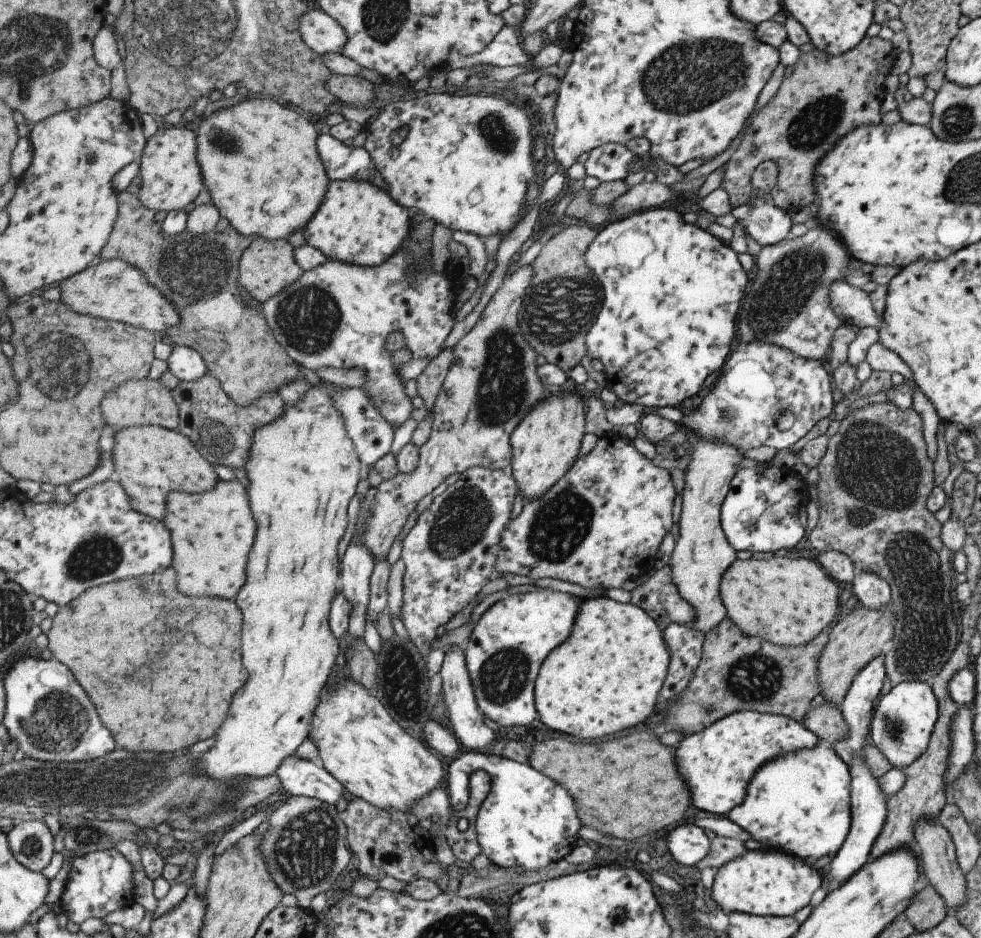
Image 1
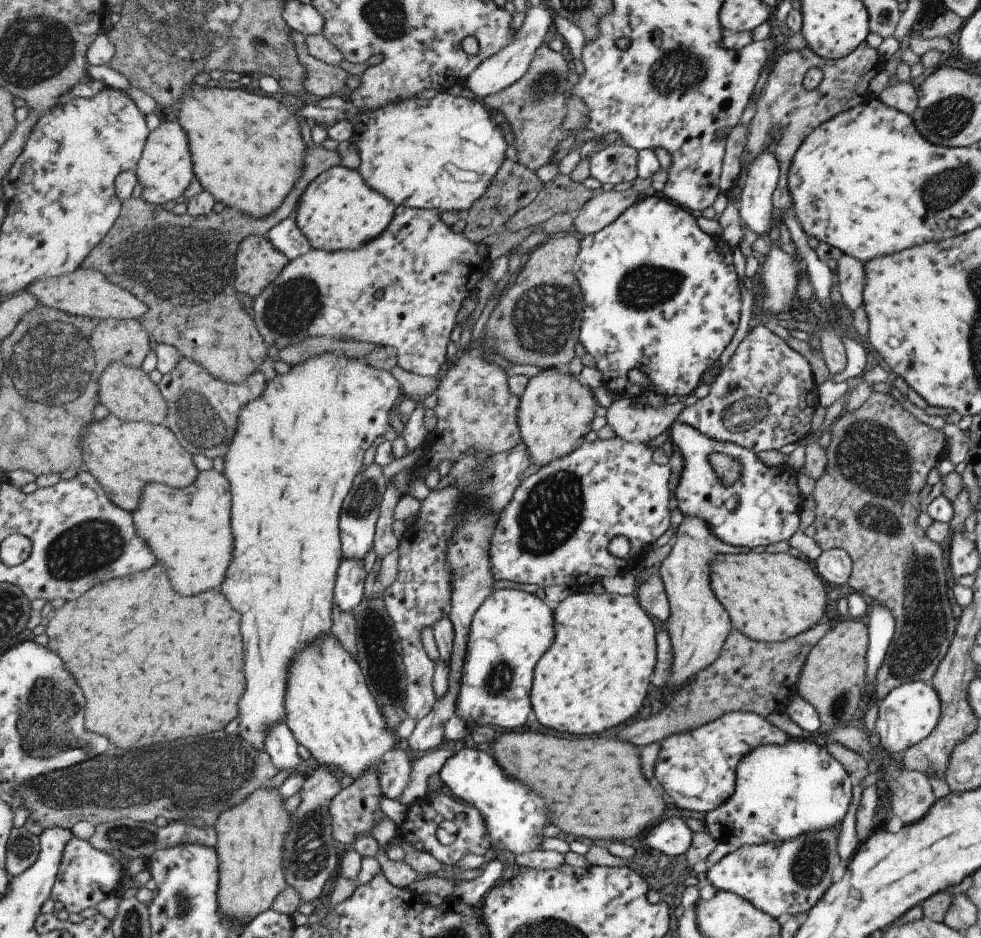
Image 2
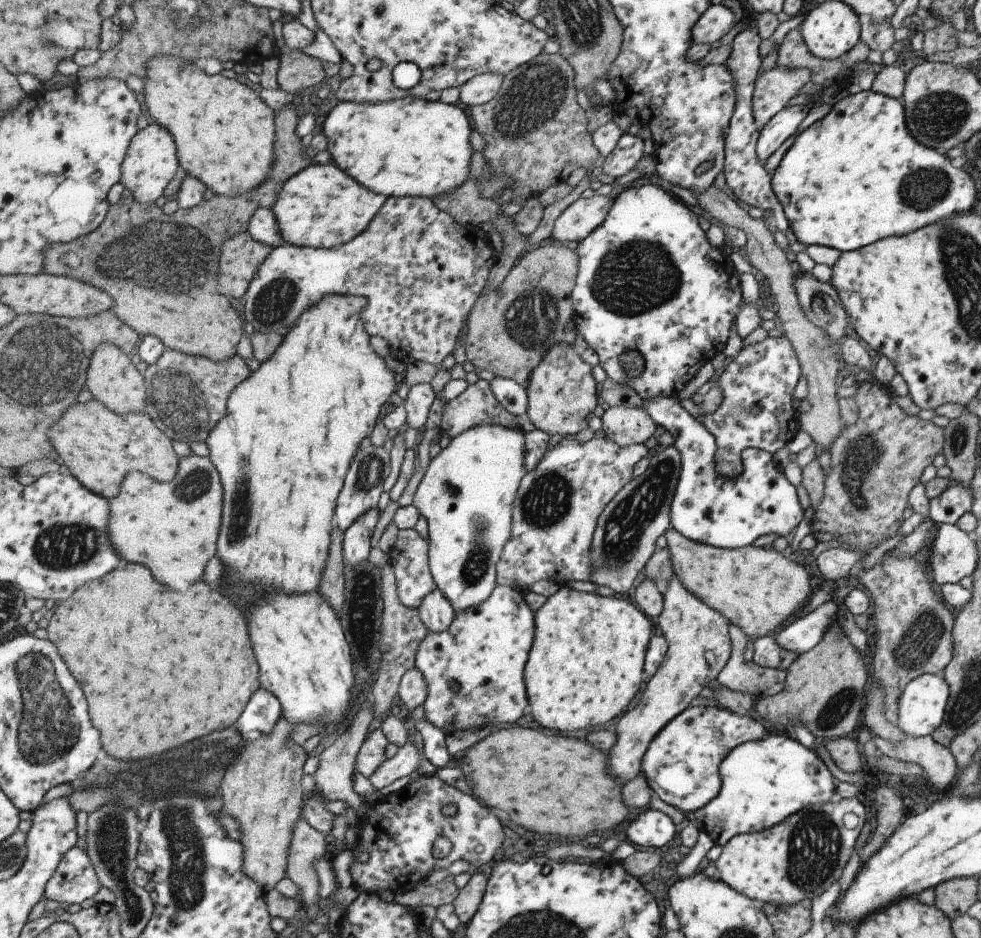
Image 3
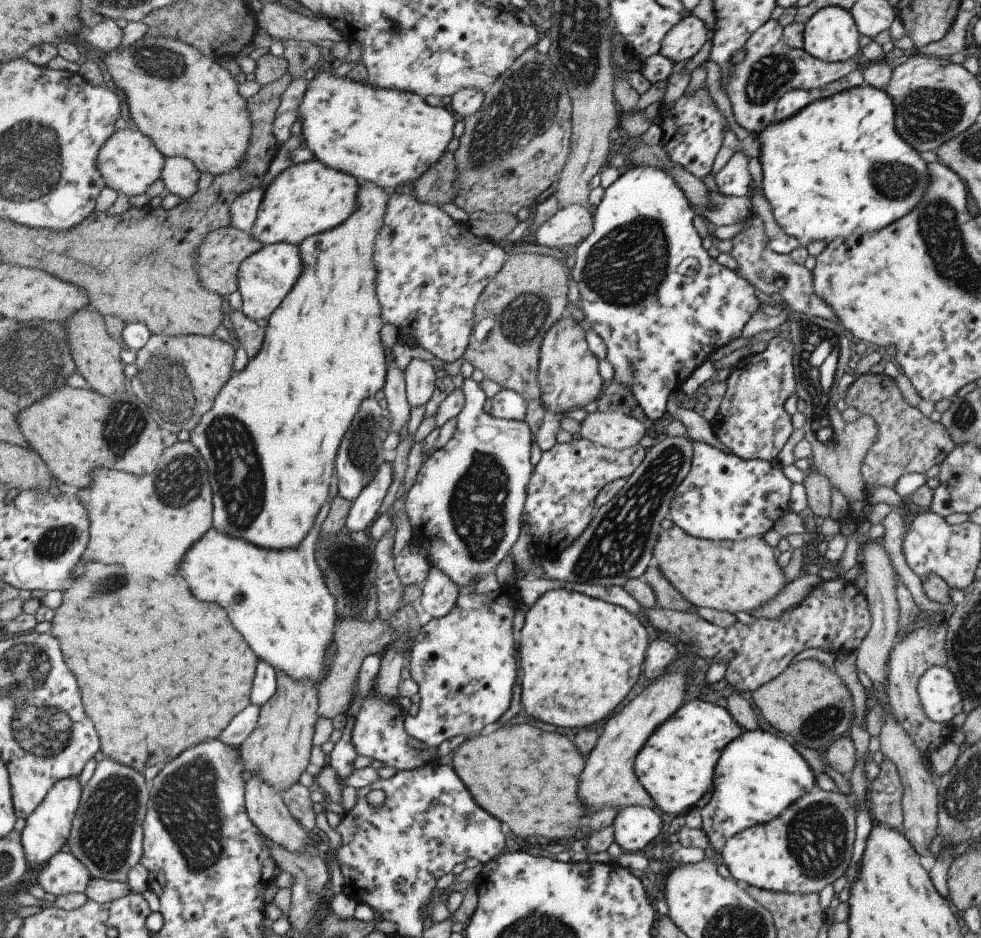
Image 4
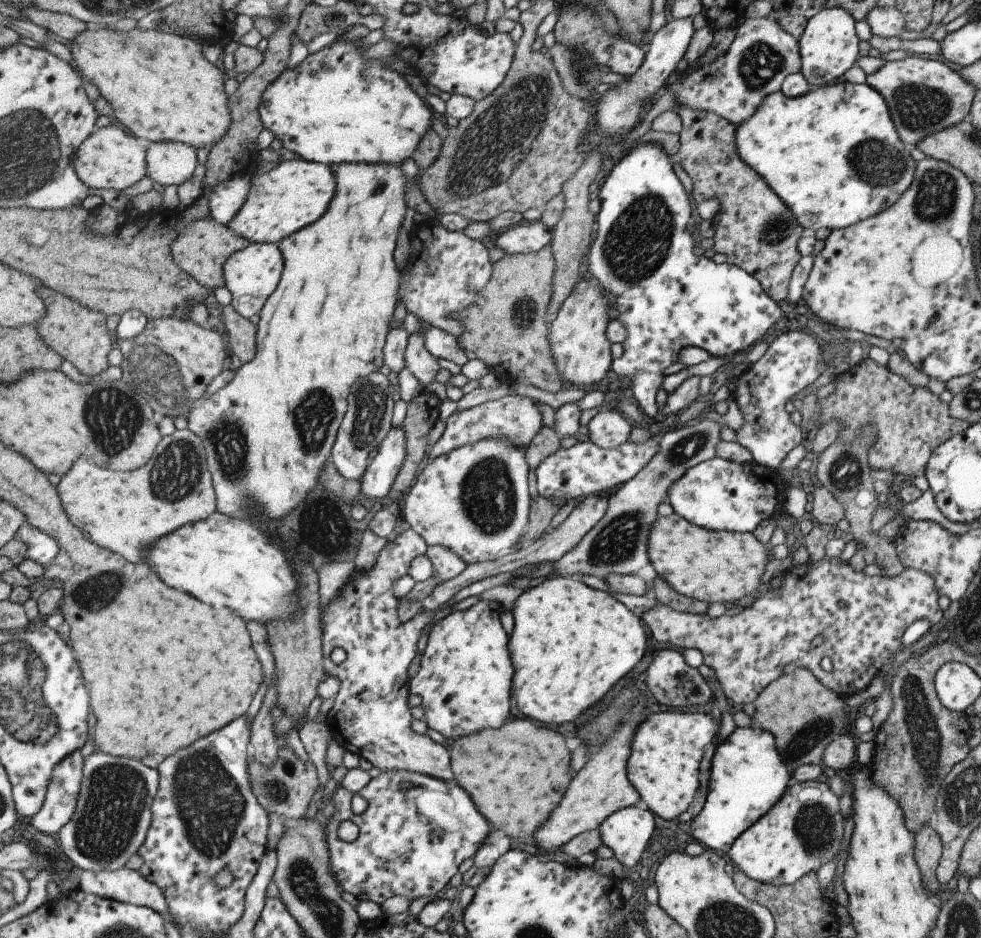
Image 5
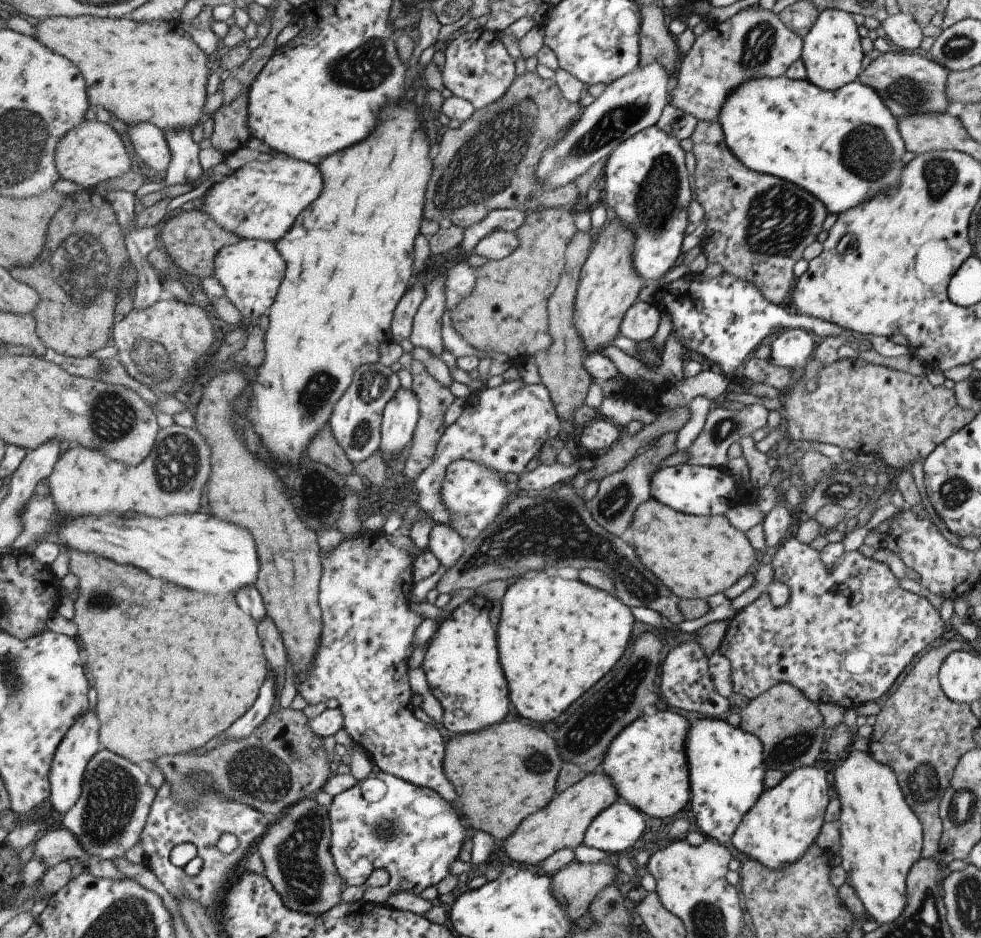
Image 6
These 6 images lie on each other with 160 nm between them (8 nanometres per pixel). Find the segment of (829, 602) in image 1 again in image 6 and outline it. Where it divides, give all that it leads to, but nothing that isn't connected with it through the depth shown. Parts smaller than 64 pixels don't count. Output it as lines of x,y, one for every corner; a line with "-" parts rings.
651,496
633,511
623,538
633,547
641,564
679,599
706,599
711,594
722,593
755,566
755,551
745,533
733,528
725,515
703,516
677,512

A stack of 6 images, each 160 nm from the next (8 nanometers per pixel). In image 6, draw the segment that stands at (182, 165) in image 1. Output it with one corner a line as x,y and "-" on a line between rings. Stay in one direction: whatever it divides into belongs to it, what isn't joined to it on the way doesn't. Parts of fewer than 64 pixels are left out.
98,118
85,119
64,134
57,145
56,165
63,179
87,188
94,188
105,180
123,176
129,169
135,170
121,136
108,123

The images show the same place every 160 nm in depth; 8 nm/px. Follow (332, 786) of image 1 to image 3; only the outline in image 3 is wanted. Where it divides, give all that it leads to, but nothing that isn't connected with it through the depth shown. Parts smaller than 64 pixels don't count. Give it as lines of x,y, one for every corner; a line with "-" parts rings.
261,686
236,722
236,730
248,737
268,735
274,731
281,714
282,704
277,695

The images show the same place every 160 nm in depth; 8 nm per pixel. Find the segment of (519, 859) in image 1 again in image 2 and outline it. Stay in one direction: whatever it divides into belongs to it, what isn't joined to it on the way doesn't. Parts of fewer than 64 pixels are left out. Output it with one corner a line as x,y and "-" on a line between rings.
462,748
446,760
439,776
447,792
480,810
493,837
494,850
505,849
515,855
537,849
542,839
541,828
547,824
547,816
543,810
545,804
527,786
509,780
499,770
489,750
483,752

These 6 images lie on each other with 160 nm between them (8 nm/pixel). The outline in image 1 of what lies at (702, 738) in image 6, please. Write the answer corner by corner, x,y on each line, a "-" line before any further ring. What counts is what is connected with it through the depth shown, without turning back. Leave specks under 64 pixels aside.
817,744
808,749
781,753
753,771
745,789
744,800
726,812
724,818
737,824
751,839
767,849
809,860
825,854
835,856
850,827
849,781
848,766
831,748

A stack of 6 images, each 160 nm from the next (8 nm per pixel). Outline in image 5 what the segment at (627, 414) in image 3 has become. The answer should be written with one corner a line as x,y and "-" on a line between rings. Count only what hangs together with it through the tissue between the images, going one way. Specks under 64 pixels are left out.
601,411
588,424
588,440
599,448
610,449
626,442
633,425
619,412

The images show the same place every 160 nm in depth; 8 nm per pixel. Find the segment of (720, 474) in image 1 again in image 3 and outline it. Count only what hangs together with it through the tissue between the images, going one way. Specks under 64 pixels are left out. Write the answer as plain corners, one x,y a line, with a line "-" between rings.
672,574
670,581
662,588
662,609
659,613
657,626
662,632
663,638
668,644
665,656
661,664
656,668
655,674
649,678
645,684
639,704
631,708
631,712
625,712
615,726
617,740
611,746
607,754
607,764
605,764
605,774
609,774
619,786
623,786
627,780
633,780
640,774
639,760
651,742
651,738
657,734
672,718
675,718
682,710
688,707
689,702
703,692
703,687
715,681
719,671
728,661
731,654
731,643
727,635
726,620
715,610
703,604
695,598

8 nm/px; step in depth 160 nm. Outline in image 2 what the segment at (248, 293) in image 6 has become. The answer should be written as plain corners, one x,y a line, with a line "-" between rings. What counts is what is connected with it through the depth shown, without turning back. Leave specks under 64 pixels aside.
398,206
393,220
389,226
379,236
368,240
364,245
356,249
343,249
338,251
330,251
325,249
311,249
307,254
298,256
288,262
284,271
277,277
268,288
265,288
258,297
254,298
253,318
257,328
263,335
266,344
275,346
280,349
295,342
308,339
309,337
326,337
344,334
349,338
355,338
357,341
371,342
375,345
391,345
396,348
397,364
405,370
419,373
424,377
437,377
442,366
448,363
448,350
451,345
451,332
457,326
457,314
463,306
463,300
469,298
471,294
477,291
479,284
488,270
491,270
491,256
487,256
480,252
480,244
473,242
465,236
464,232
453,232
451,228
439,216
440,211
431,209
418,209
408,206

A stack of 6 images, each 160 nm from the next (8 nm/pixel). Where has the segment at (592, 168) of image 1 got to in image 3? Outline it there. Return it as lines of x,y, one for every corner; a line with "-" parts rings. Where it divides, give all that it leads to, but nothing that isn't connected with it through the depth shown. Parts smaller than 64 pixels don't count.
623,133
617,139
615,148
599,162
602,172
614,179
631,170
633,165
642,156
643,140
637,135

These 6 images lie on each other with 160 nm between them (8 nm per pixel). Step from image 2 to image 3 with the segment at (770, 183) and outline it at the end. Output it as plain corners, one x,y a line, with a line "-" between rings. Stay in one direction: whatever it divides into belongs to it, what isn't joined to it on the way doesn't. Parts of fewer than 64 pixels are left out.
797,104
784,106
765,123
765,126
762,126
755,145
755,154
761,164
795,132
801,120
807,116
808,109
806,106

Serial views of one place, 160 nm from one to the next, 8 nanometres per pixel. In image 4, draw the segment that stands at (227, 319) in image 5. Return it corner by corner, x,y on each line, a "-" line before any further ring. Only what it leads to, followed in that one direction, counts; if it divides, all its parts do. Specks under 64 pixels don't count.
233,310
229,324
233,328
238,342
244,348
248,358
255,358
265,342
266,330
249,318
242,310

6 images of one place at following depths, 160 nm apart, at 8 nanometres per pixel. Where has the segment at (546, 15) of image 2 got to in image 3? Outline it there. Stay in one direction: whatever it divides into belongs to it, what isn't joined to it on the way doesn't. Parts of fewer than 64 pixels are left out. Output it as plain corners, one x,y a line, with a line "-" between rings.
498,74
476,76
460,88
459,100
469,109
485,104
497,96
501,81

